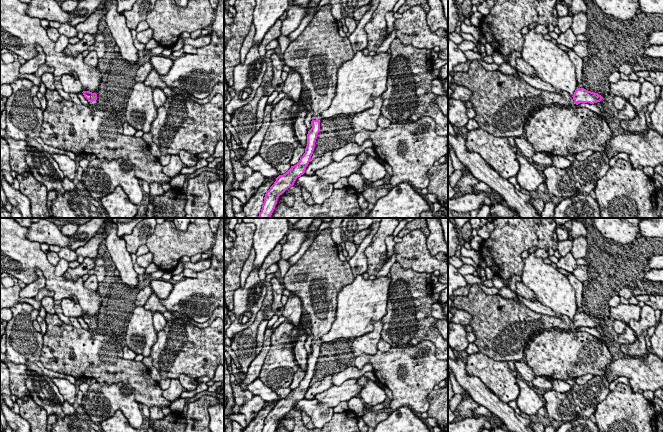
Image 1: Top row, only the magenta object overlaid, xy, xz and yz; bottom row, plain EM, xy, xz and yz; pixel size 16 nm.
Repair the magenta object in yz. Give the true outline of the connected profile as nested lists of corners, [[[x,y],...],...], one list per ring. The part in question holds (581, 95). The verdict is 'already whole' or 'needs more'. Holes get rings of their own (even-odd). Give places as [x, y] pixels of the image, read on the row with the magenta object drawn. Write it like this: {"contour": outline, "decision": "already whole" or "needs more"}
{"contour": [[[471,61],[467,72],[456,72],[453,74],[453,82],[462,87],[466,87],[472,92],[470,102],[475,110],[479,127],[495,137],[522,137],[524,125],[529,123],[533,115],[542,107],[558,104],[564,107],[576,107],[580,103],[594,104],[602,100],[598,93],[578,88],[571,96],[568,92],[561,94],[537,89],[528,84],[518,76],[506,75],[499,70],[487,71],[482,62]]], "decision": "needs more"}

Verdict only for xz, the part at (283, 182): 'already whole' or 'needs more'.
needs more

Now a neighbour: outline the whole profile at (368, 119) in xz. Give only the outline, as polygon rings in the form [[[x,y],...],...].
[[[381,96],[372,97],[373,106],[365,111],[354,114],[352,119],[352,129],[355,133],[362,130],[374,131],[378,127],[378,118],[381,115],[383,99]]]

